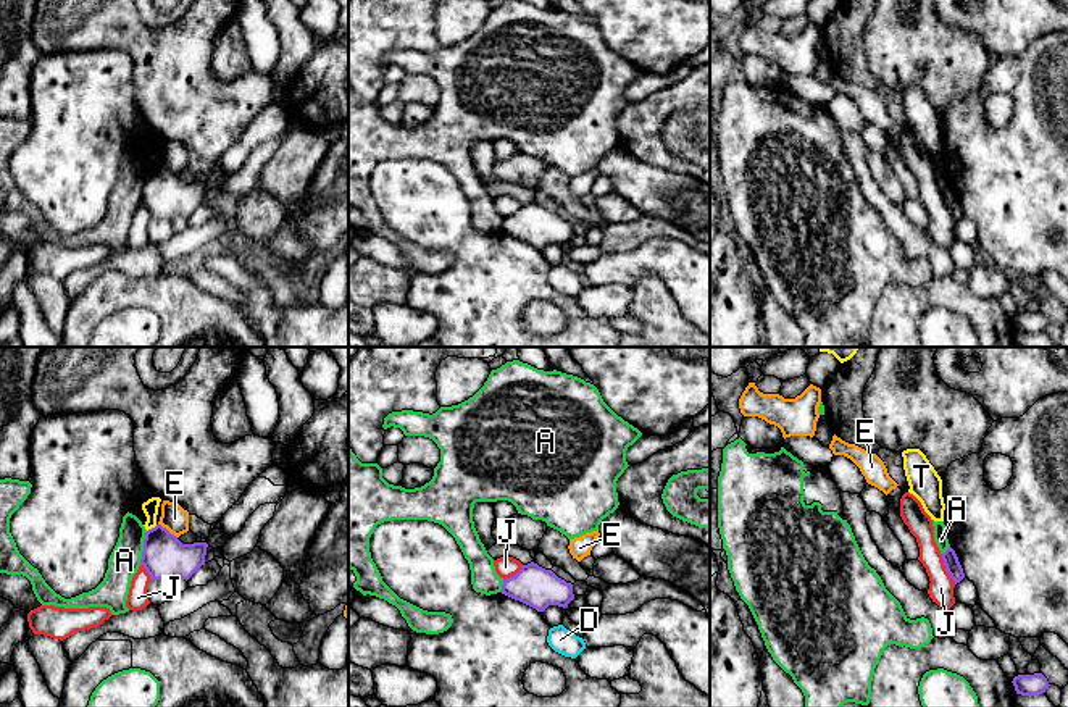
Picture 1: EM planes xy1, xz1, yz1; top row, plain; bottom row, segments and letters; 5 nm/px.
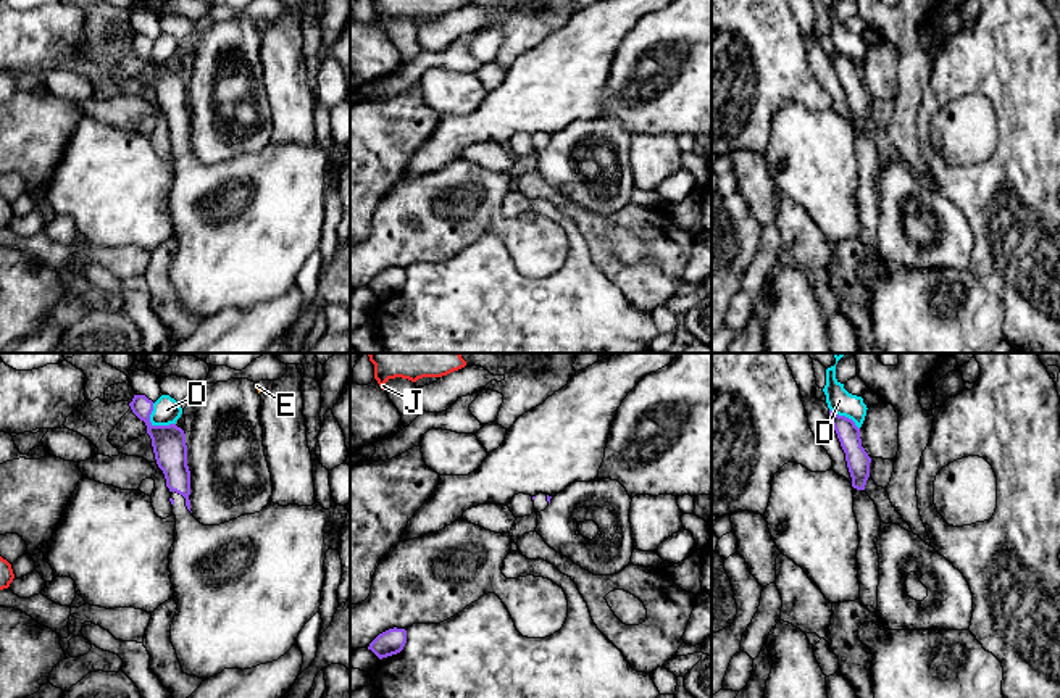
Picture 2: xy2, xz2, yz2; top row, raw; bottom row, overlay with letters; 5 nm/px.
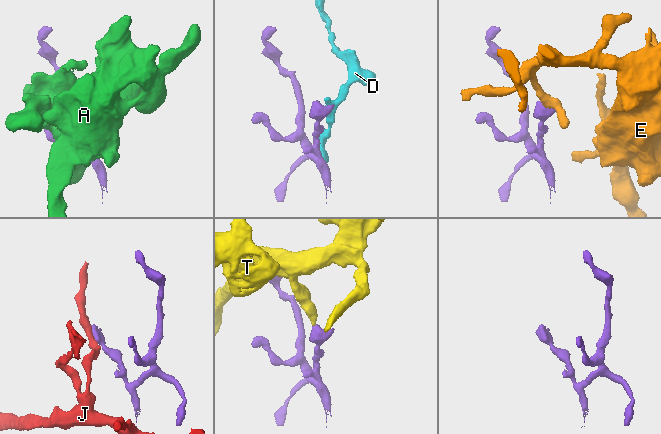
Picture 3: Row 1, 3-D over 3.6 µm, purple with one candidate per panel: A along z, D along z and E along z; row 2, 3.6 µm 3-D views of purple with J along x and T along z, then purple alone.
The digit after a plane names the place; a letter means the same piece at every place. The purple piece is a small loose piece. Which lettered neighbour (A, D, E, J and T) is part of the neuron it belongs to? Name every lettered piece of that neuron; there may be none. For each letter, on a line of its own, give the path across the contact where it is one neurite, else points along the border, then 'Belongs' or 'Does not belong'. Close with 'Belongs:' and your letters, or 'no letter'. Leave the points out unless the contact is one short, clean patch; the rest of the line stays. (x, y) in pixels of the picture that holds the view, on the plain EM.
A: Boundary: xy1 (147, 170), (139, 200). Does not belong
D: Boundary: xy2 (152, 42), (150, 60), (154, 63), (175, 63). Does not belong
E: Boundary: xy1 (158, 162), (176, 176). Does not belong
J: Boundary: yz1 (941, 192), (944, 207), (955, 221). Does not belong
T: Boundary: xy1 (157, 163), (147, 170). Does not belong
Belongs: no letter

